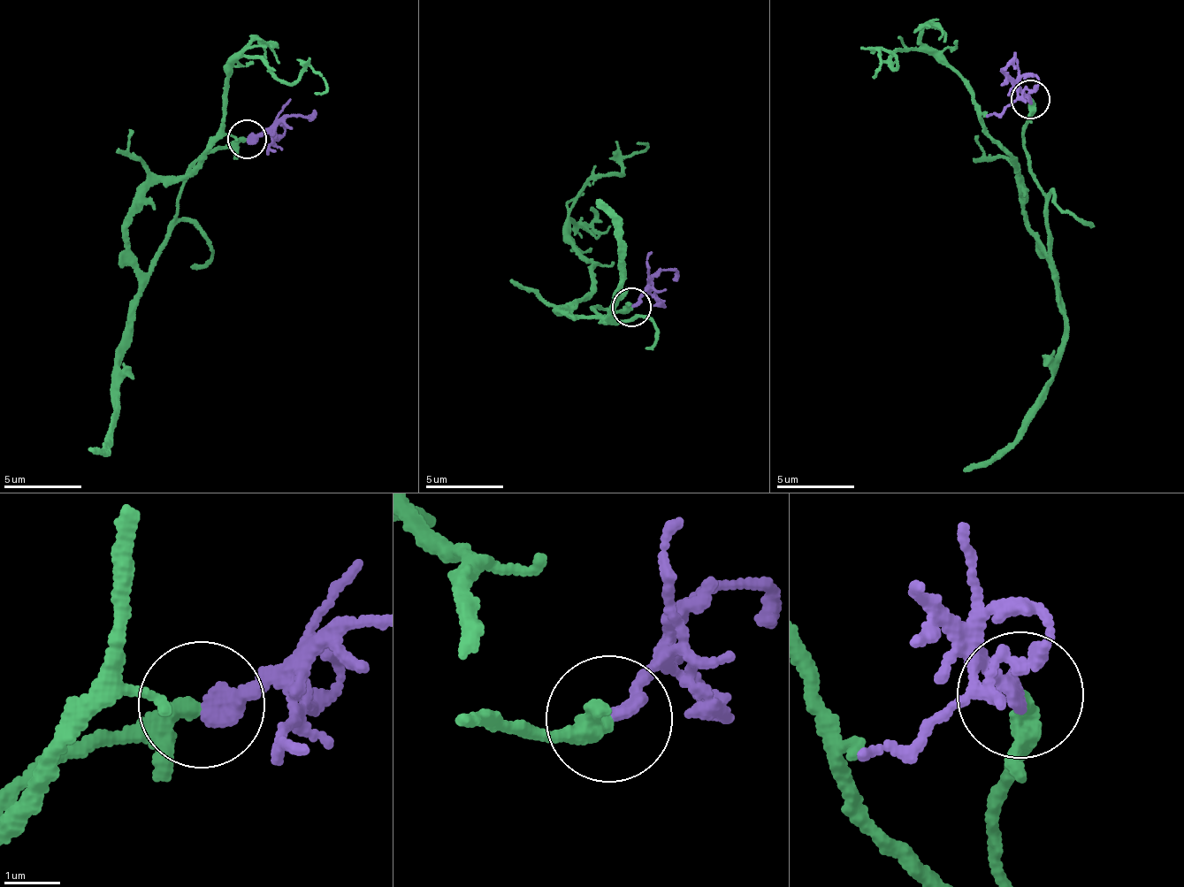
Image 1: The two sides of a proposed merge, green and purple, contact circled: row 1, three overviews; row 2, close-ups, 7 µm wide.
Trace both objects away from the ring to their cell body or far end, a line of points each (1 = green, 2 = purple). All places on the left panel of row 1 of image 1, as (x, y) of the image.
1: (245, 138), (188, 170), (147, 273), (131, 207), (198, 164), (233, 62), (285, 83), (315, 72), (314, 95)
2: (245, 138), (268, 133), (298, 115), (314, 111)

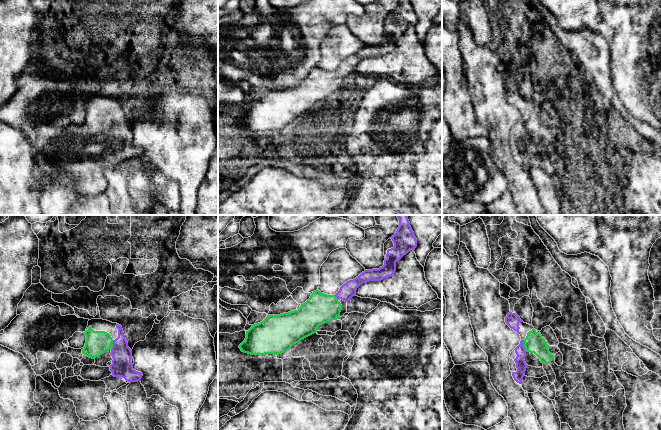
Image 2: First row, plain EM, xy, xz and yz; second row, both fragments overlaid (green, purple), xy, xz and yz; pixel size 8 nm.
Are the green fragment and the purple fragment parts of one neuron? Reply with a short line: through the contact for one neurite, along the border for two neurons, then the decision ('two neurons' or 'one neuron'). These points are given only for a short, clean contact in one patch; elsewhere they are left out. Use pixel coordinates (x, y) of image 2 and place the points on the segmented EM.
line yz (534, 342), (524, 346), (521, 365); one neuron

